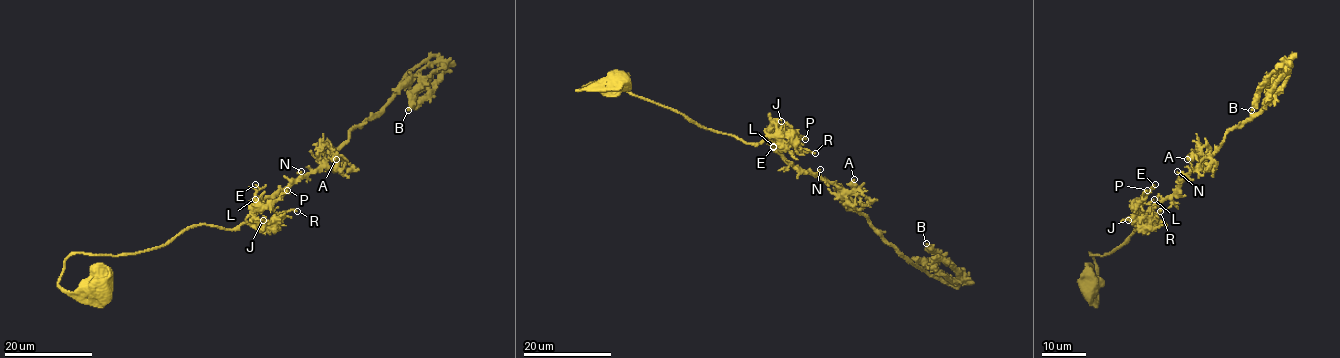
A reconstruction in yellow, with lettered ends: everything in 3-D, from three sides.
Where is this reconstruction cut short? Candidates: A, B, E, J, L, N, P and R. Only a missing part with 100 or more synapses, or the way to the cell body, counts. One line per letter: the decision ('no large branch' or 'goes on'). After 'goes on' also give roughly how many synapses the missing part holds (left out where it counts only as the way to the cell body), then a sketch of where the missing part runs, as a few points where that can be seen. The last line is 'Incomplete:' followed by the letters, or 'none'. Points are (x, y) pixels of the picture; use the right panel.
A: no large branch
B: no large branch
E: no large branch
J: no large branch
L: no large branch
N: no large branch
P: no large branch
R: no large branch
Incomplete: none

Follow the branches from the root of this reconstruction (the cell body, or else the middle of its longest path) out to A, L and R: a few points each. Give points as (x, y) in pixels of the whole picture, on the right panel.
A: (1089, 287), (1097, 288), (1089, 253), (1112, 252), (1139, 224), (1150, 229), (1142, 219), (1206, 160), (1187, 159)
L: (1089, 287), (1087, 292), (1097, 288), (1089, 253), (1112, 252), (1139, 224), (1150, 229), (1142, 215), (1154, 199)
R: (1089, 287), (1097, 288), (1089, 253), (1112, 252), (1139, 224), (1150, 229), (1144, 223), (1155, 223), (1160, 211)

